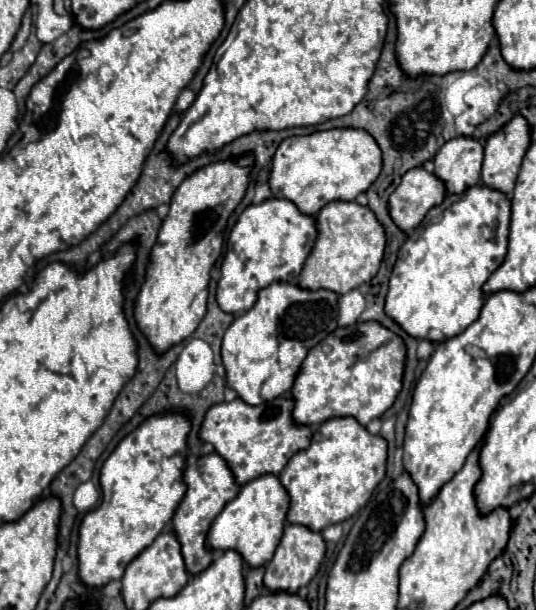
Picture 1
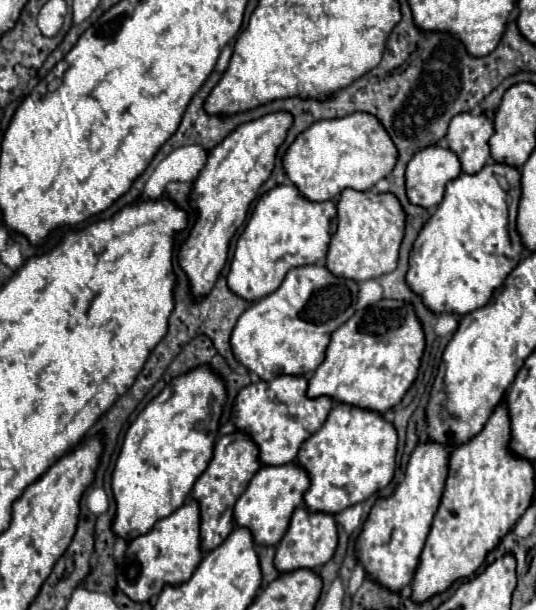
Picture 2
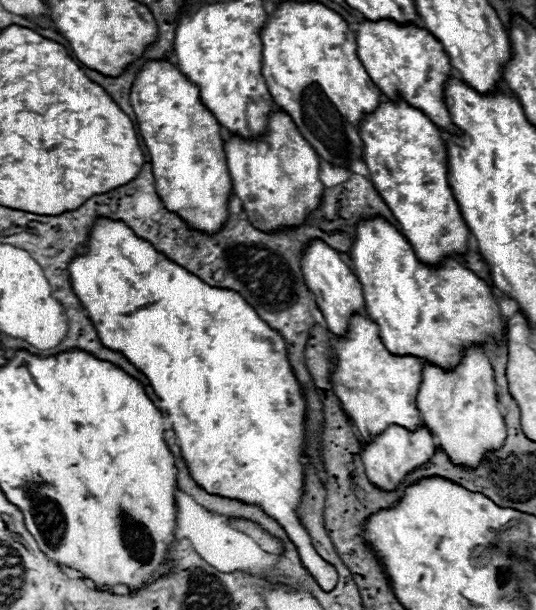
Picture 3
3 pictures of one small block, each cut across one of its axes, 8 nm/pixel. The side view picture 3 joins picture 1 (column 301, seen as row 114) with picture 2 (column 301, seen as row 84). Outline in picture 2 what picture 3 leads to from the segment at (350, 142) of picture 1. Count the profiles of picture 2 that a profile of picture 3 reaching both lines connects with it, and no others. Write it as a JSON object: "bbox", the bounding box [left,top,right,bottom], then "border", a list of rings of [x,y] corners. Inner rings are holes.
{"bbox":[282,112,398,202],"border":[[[354,112],[344,118],[320,120],[300,132],[282,156],[282,166],[302,198],[310,202],[324,202],[338,198],[344,188],[360,192],[370,190],[378,180],[392,172],[396,160],[398,150],[384,126],[372,114]]]}

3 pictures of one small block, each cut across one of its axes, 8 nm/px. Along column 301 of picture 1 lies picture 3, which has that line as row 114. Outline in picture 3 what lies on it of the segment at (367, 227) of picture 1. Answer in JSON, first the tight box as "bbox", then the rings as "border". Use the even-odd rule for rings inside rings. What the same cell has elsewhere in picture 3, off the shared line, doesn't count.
{"bbox":[224,114,324,234],"border":[[[272,114],[268,136],[260,140],[230,136],[224,146],[234,194],[240,198],[250,224],[258,230],[276,234],[284,228],[298,228],[308,220],[308,214],[320,206],[324,184],[320,180],[318,154],[306,138],[302,138],[288,114]]]}

